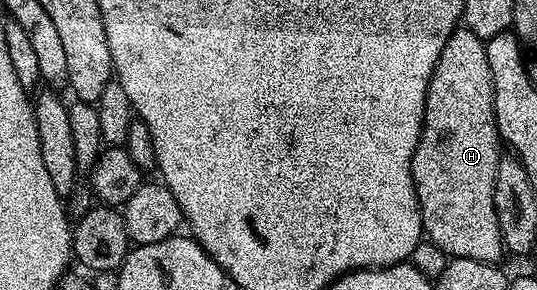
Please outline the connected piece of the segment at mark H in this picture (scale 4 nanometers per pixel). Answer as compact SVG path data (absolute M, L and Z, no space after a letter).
M464 26L454 28L447 38L427 86L423 128L413 155L413 185L417 191L417 207L421 209L421 227L427 240L442 248L446 257L471 258L492 264L500 261L506 249L492 197L499 159L499 137L493 109L493 79L491 66L487 66L485 45L486 41L480 40Z

